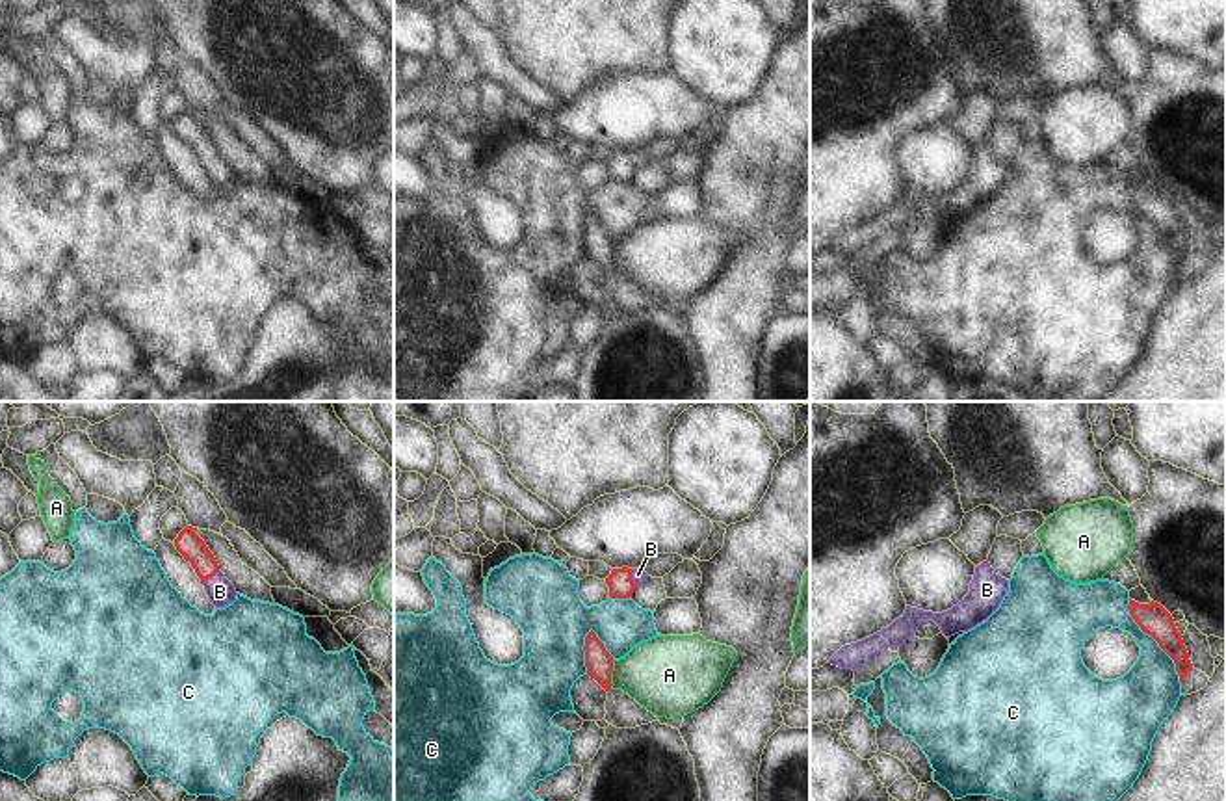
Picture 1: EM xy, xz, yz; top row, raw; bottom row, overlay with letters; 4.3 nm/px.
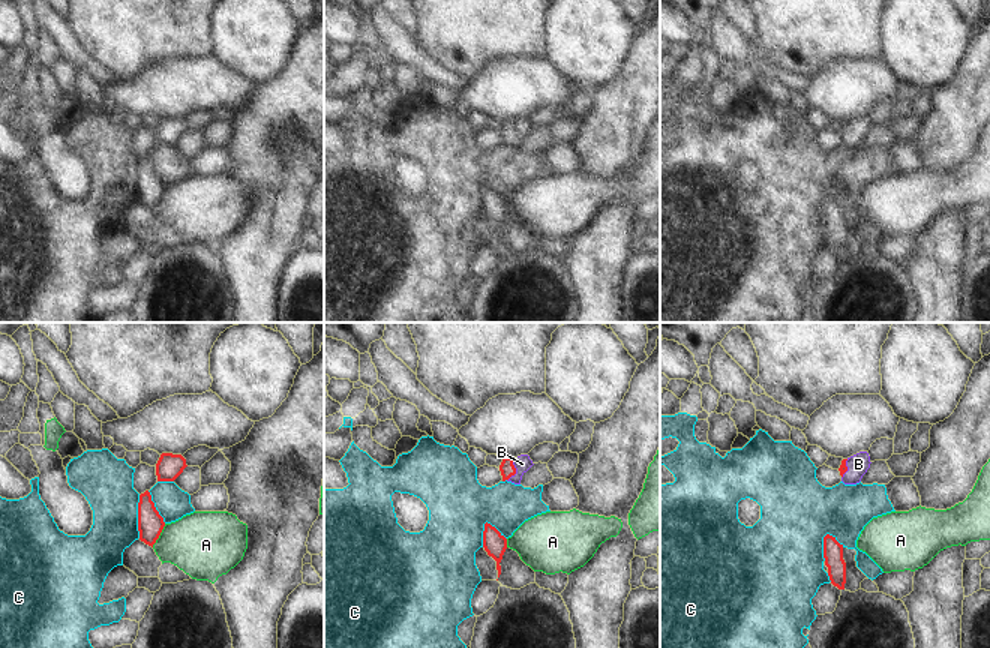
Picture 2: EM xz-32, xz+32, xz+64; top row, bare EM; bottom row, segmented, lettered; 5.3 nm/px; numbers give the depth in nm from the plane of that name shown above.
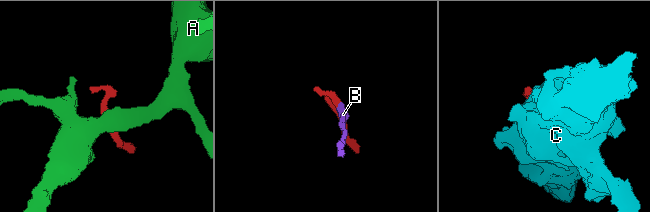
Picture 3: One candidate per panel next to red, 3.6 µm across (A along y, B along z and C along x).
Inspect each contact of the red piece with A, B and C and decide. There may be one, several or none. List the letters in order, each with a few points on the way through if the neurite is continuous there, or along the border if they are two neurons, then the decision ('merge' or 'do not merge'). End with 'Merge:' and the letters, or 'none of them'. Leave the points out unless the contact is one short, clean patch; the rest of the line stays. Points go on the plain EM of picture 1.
A: along xz (615, 244), (610, 272) | do not merge
B: across xy (188, 127), (210, 160), (220, 175) | merge
C: do not merge
Merge: B

